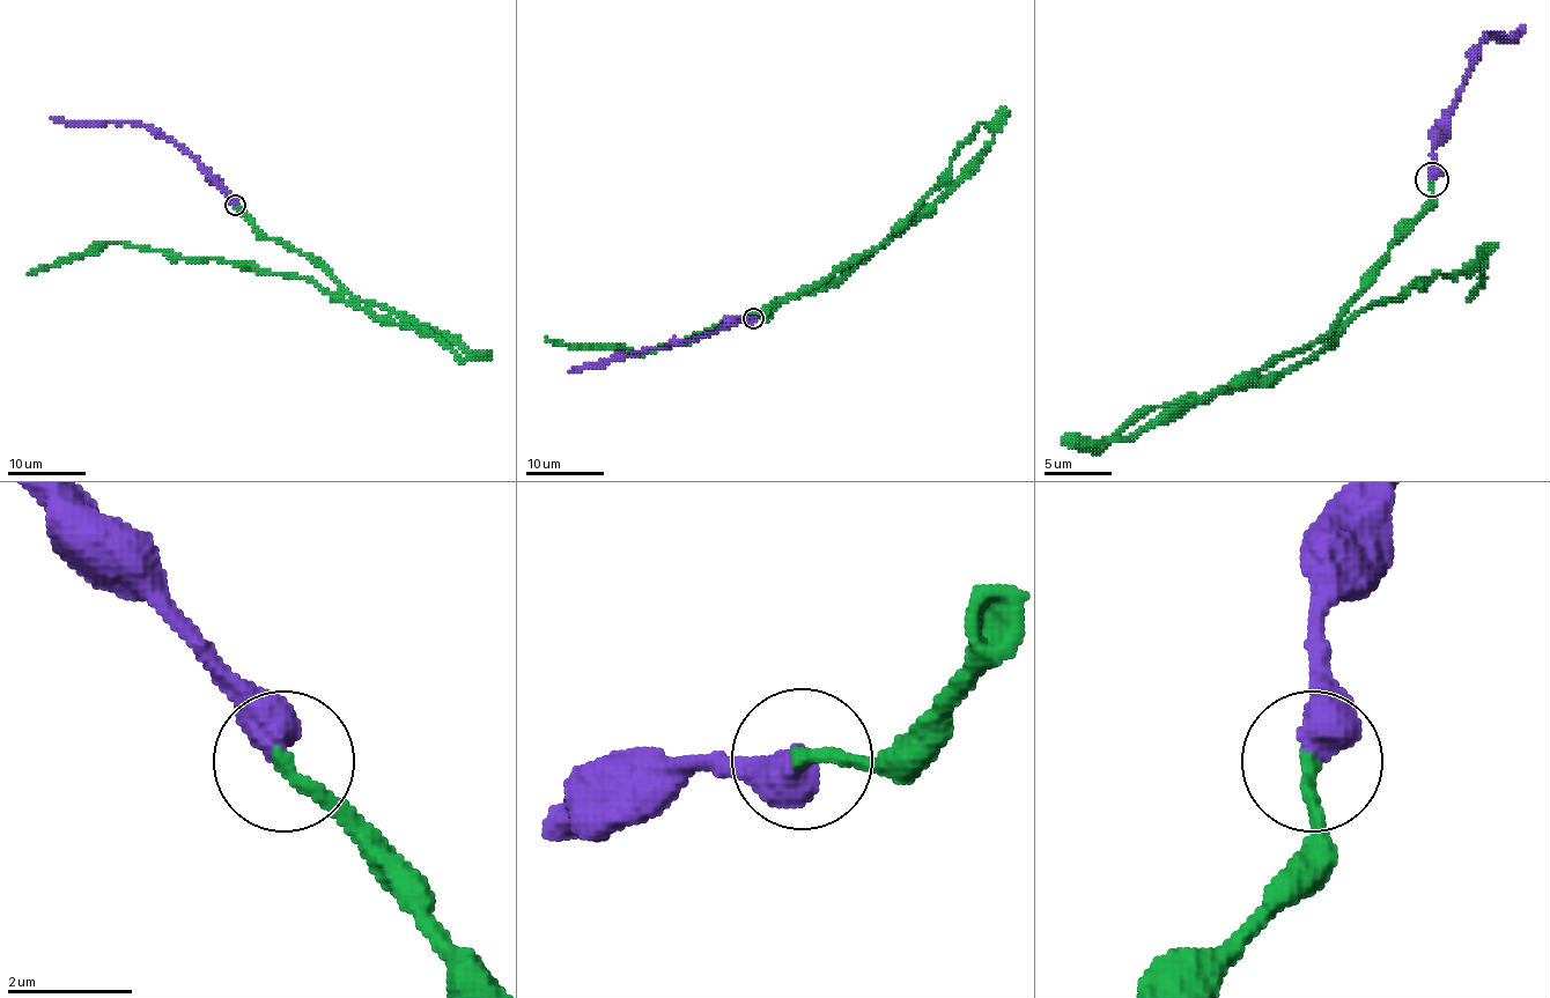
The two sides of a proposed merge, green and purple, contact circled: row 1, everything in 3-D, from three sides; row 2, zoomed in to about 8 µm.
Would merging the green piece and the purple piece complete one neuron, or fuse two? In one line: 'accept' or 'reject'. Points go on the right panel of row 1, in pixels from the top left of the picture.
accept

